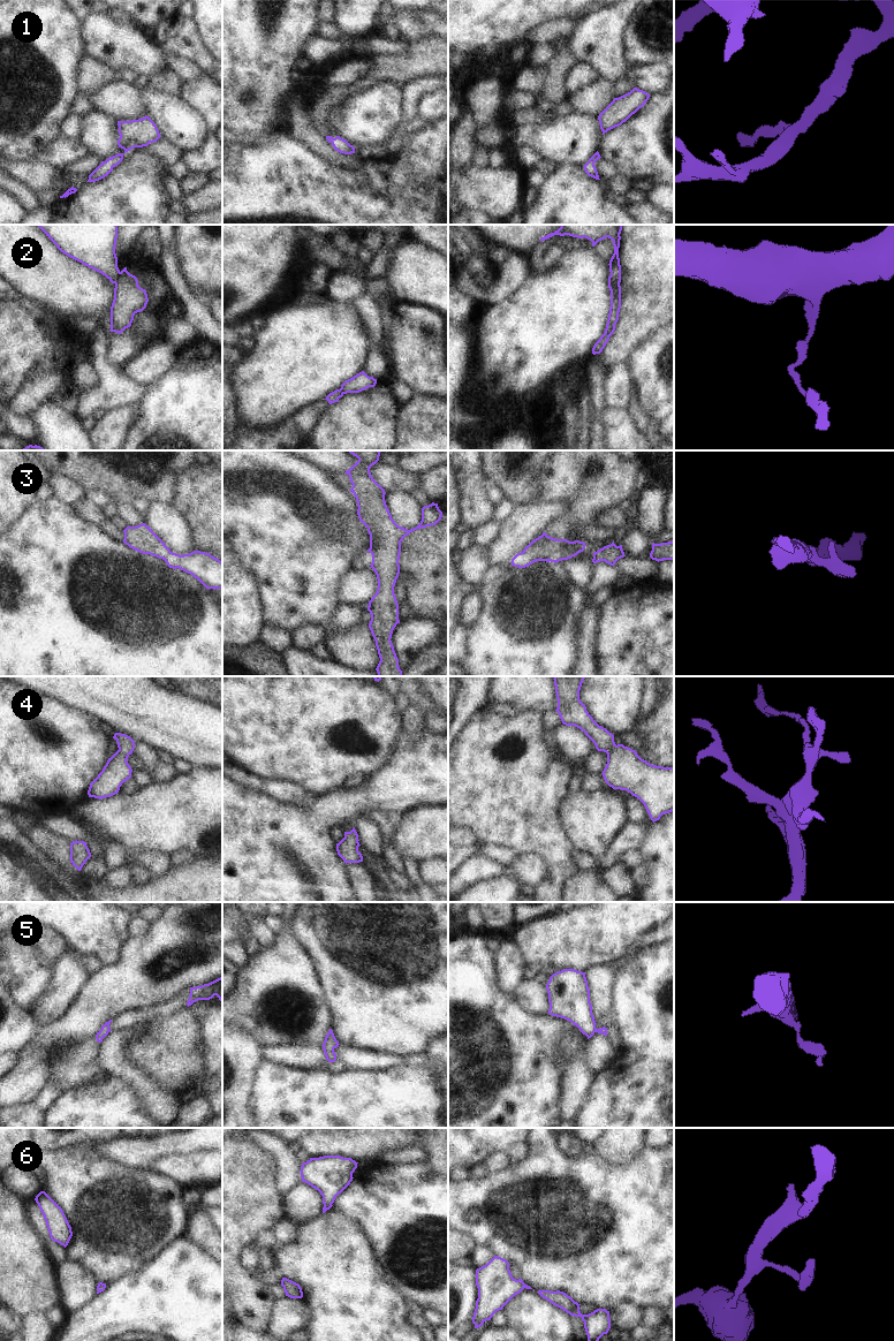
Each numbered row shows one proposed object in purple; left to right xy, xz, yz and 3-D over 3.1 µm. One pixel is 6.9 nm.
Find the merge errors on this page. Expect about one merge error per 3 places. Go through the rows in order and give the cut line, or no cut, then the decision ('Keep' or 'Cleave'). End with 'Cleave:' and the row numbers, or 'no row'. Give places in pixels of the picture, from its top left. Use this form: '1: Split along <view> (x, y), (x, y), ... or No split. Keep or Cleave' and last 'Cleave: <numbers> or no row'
1: No split. Keep
2: Split along yz (610, 275), (620, 295). Cleave
3: No split. Keep
4: No split. Keep
5: No split. Keep
6: No split. Keep
Cleave: 2.

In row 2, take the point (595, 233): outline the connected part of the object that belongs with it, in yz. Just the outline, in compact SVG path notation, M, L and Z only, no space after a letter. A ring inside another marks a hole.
M561 225L561 227L554 233L547 234L540 238L545 241L554 235L569 235L578 238L588 238L594 247L599 241L608 237L613 241L614 253L609 260L611 276L614 279L619 294L621 295L621 265L619 258L619 248L621 240L622 225Z

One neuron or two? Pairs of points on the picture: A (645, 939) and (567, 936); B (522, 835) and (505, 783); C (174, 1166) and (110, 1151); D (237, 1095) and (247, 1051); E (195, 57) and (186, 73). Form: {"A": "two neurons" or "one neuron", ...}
{"A": "two neurons", "B": "one neuron", "C": "two neurons", "D": "one neuron", "E": "two neurons"}

